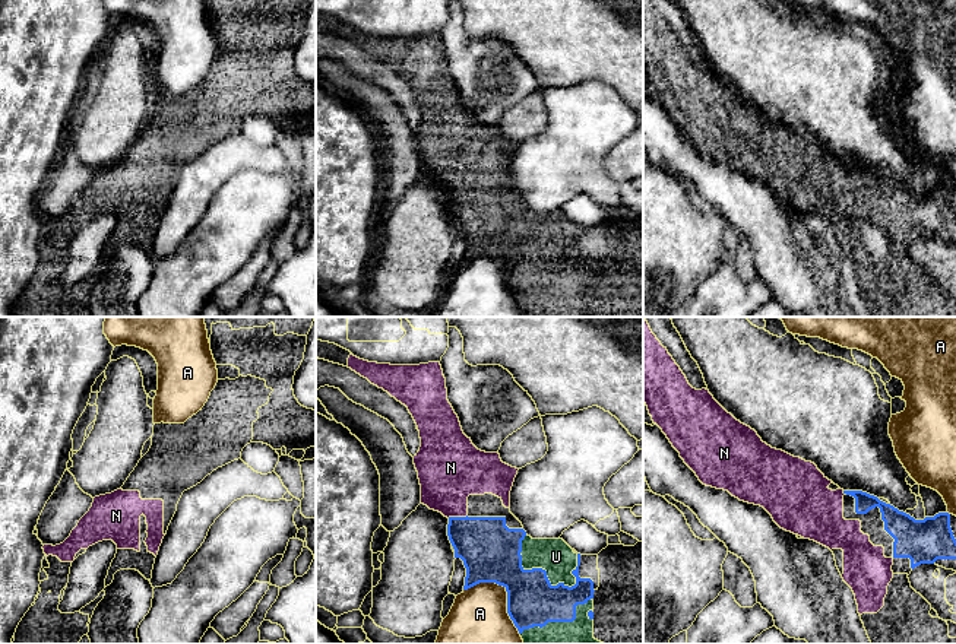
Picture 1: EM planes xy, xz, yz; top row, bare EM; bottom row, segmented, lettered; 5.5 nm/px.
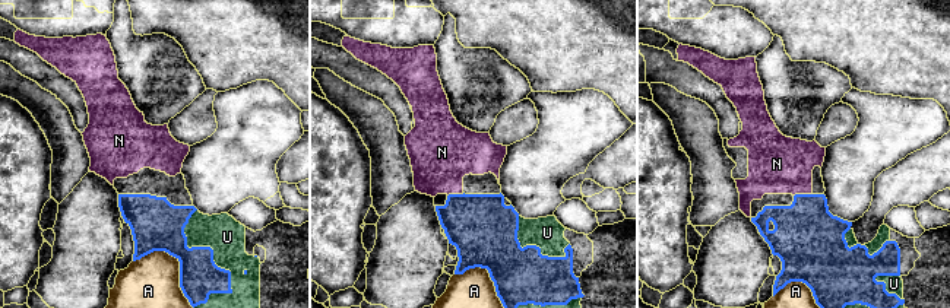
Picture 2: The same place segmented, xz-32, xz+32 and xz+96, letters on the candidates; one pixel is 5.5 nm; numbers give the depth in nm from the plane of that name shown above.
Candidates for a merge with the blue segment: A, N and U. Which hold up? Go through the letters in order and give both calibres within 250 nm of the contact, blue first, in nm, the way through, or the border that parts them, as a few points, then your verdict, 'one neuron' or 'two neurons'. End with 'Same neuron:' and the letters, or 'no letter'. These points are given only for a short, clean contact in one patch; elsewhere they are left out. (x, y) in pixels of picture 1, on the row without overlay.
A: 320 nm thick on the blue side, 360 nm on the other; two neurons
N: 320 nm thick on the blue side, 320 nm on the other; one neuron
U: 280 nm thick on the blue side, 190 nm on the other; one neuron
Same neuron: N, U

